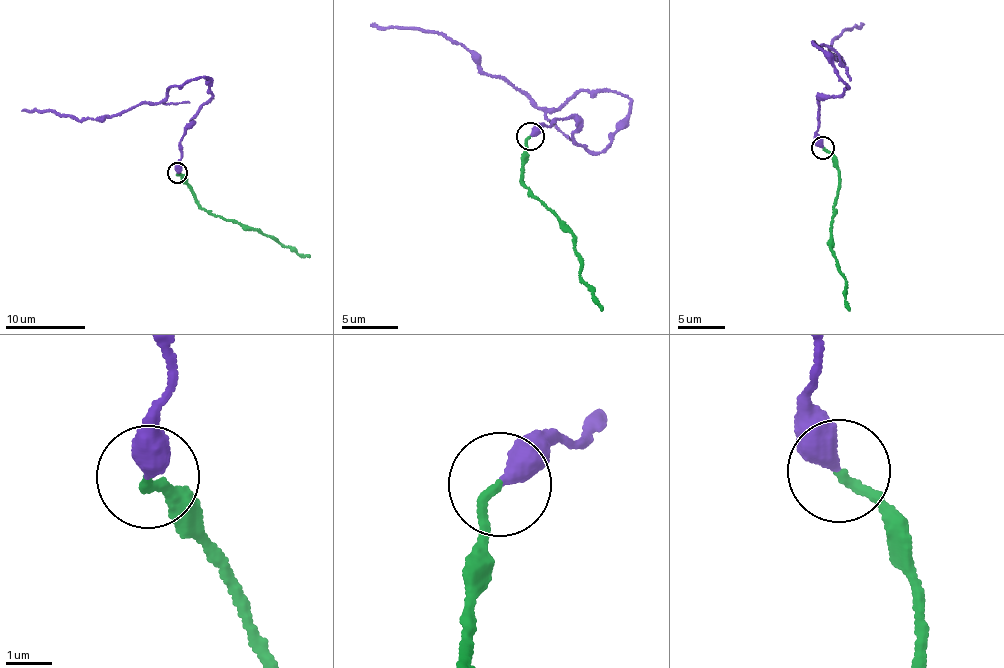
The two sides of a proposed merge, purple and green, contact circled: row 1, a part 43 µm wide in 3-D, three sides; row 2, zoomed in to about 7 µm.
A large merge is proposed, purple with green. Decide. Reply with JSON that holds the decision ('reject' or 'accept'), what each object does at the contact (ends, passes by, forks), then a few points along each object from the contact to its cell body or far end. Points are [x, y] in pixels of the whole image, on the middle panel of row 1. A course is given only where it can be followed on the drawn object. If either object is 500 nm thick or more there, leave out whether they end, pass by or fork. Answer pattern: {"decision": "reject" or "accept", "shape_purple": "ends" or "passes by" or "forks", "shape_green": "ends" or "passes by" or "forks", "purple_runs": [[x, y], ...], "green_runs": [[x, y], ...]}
{"decision": "accept", "shape_purple": "ends", "shape_green": "ends", "purple_runs": [[530, 137], [571, 117], [577, 144], [602, 150], [628, 97], [585, 91], [541, 108], [451, 38], [372, 22]], "green_runs": [[530, 137], [524, 150], [520, 177], [570, 228], [583, 282], [589, 285], [601, 311]]}

